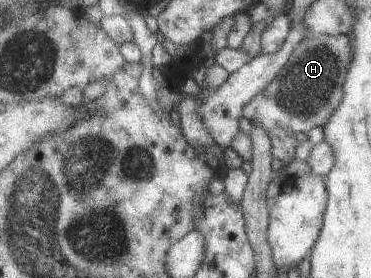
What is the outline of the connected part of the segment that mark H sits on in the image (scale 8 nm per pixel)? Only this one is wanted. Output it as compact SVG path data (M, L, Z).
M347 34L306 38L277 79L245 109L245 117L252 123L262 124L269 132L281 127L297 134L308 134L315 127L327 126L345 96L344 88L352 63L351 43L352 37Z

